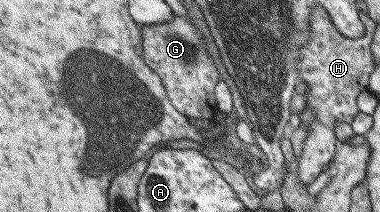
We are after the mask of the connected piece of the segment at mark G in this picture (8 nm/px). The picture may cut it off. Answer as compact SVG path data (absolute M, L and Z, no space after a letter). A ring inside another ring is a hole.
M174 17L163 24L151 24L141 27L143 58L145 63L165 83L169 99L178 112L193 119L212 121L215 107L213 87L219 81L219 73L209 59L205 47L195 37L189 21L185 17ZM203 93L203 99L201 99Z

